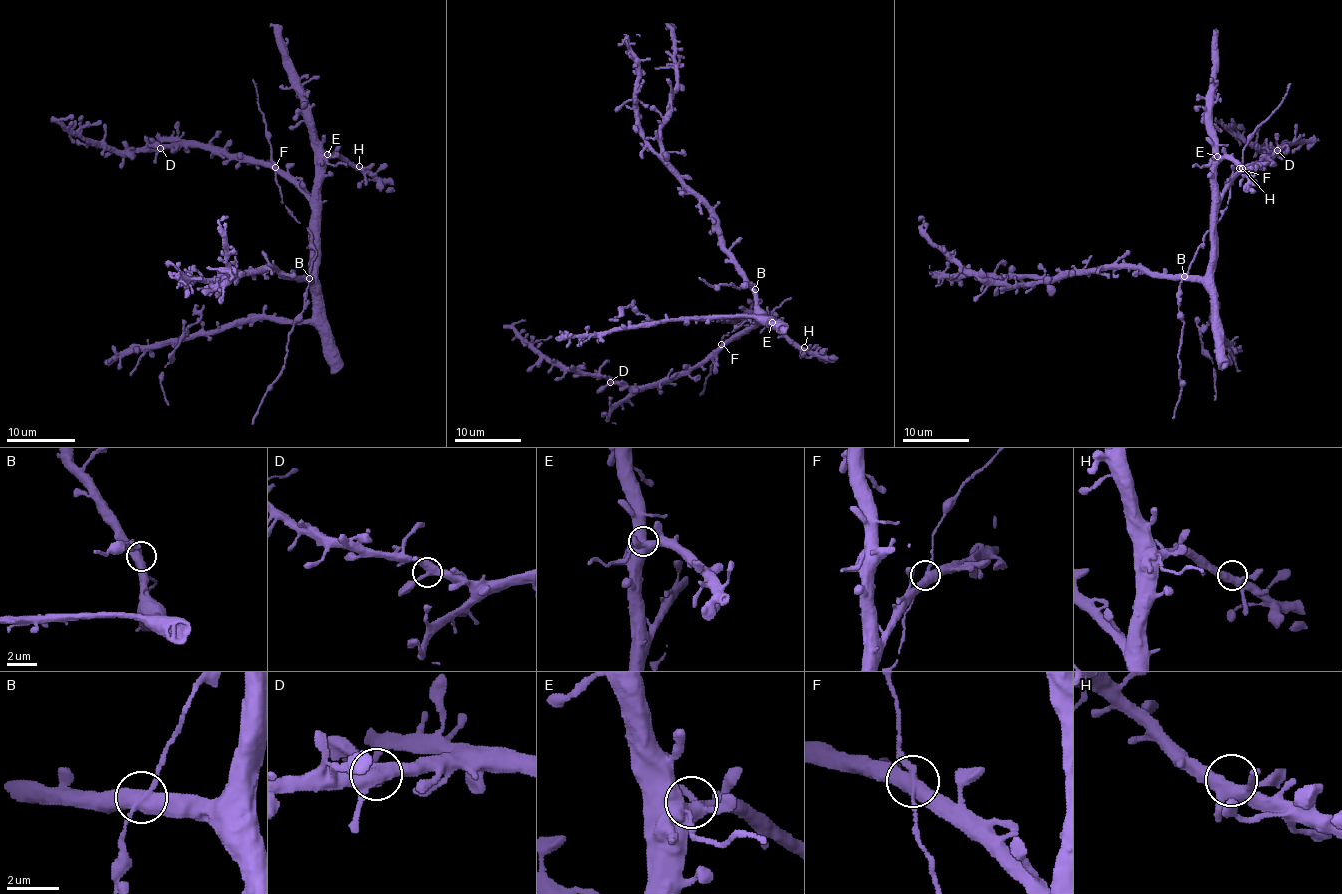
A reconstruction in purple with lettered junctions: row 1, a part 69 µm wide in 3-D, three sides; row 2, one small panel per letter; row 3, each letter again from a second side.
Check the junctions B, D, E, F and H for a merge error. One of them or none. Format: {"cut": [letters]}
{"cut": []}

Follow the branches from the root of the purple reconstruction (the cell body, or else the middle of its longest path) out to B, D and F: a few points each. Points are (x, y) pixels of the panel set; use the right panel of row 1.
B: (1197, 250), (1184, 277)
D: (1197, 250), (1210, 230), (1215, 203), (1227, 185), (1244, 168), (1262, 163), (1277, 150)
F: (1197, 250), (1210, 230), (1215, 203), (1239, 168)

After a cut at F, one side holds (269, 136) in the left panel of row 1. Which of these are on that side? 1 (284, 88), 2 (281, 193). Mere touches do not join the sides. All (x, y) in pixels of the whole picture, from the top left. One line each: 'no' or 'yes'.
1: no
2: yes

